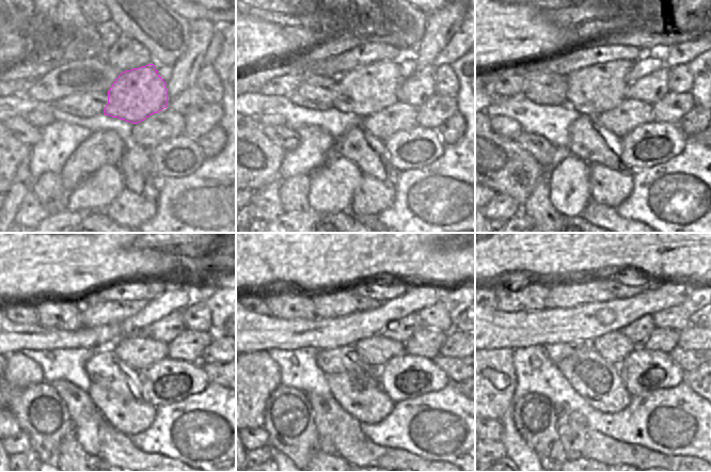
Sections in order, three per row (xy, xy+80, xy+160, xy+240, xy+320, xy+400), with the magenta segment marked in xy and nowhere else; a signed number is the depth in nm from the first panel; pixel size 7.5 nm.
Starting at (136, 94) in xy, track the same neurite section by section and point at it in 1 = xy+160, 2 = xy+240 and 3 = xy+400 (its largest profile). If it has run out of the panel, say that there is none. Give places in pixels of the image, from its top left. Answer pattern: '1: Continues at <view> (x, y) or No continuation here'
1: Continues at xy+160 (590, 91)
2: Continues at xy+240 (108, 312)
3: Continues at xy+400 (570, 292).

